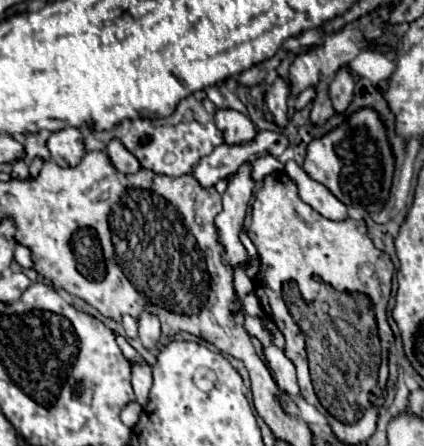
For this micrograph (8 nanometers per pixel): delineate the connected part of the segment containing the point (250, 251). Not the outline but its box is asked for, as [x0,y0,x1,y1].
[240,230,258,268]

